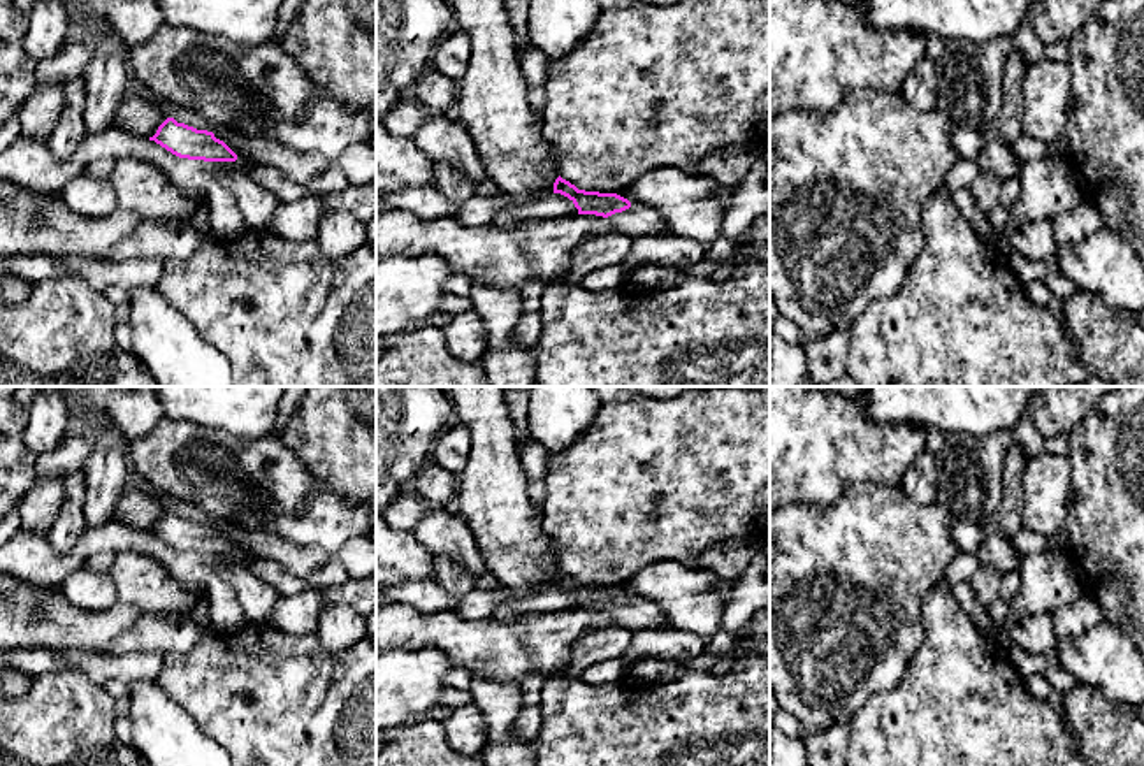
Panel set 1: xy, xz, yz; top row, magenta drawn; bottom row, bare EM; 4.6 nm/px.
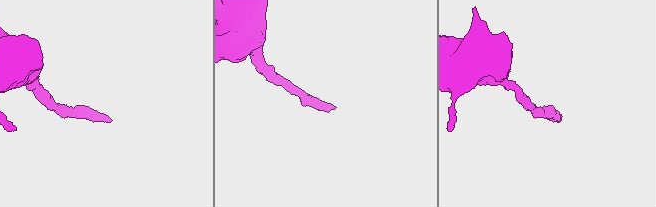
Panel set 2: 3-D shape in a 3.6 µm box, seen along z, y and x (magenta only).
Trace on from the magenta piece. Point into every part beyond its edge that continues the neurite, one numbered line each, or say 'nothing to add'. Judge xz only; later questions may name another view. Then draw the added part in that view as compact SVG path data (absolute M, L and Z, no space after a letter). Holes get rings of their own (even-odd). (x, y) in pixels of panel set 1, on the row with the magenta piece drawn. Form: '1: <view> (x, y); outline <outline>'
1: xz (638, 220); outline M633 202L629 209L608 216L613 232L627 234L629 237L640 235L664 235L670 234L666 216L652 206Z

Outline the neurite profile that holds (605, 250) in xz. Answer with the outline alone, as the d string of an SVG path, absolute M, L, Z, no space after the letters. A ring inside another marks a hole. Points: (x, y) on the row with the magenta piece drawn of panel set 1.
M620 232L601 234L582 241L571 251L569 265L562 283L580 285L596 269L622 262L631 248L633 237Z

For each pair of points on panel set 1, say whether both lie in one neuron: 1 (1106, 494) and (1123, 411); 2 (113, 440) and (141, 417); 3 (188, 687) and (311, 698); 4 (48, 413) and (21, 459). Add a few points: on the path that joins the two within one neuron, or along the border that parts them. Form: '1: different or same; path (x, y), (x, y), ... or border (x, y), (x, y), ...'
1: same; path (1123, 473), (1123, 433)
2: different; border (116, 427), (130, 440)
3: same; path (218, 687), (252, 687), (269, 698), (282, 698)
4: different; border (25, 406), (25, 443), (37, 455)

